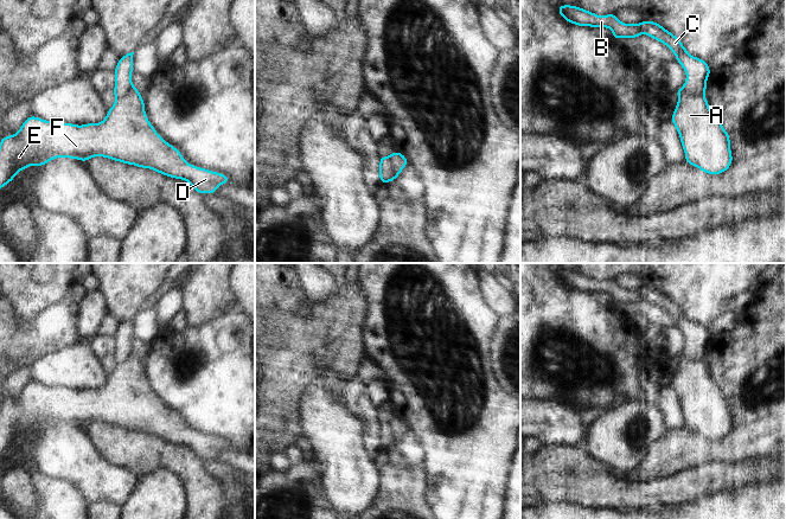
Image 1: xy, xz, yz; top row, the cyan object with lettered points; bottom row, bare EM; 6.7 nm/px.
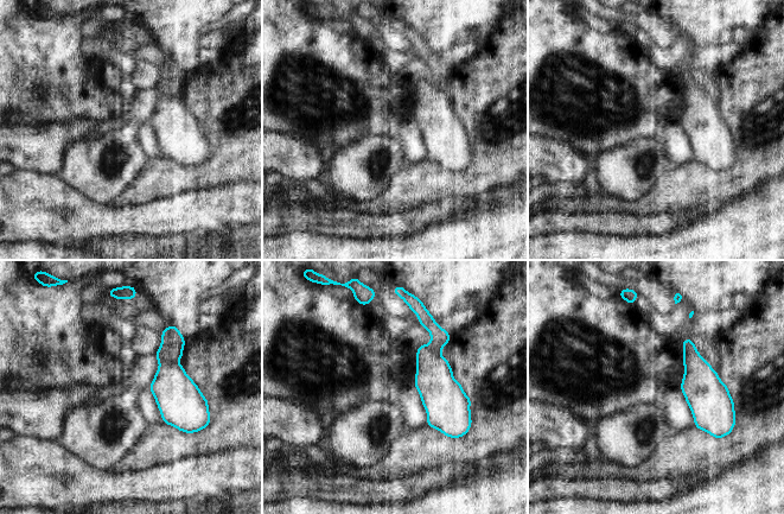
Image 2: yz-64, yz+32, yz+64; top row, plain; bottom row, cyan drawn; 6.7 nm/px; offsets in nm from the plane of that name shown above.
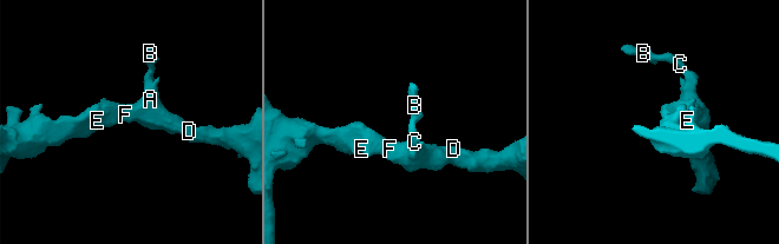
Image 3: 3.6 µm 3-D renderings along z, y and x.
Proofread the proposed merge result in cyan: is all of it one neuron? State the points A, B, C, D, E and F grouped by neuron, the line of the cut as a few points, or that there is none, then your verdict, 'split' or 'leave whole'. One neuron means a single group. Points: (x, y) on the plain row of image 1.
A D E F / B C; cut in yz along (683, 351), (690, 358), (703, 360); split

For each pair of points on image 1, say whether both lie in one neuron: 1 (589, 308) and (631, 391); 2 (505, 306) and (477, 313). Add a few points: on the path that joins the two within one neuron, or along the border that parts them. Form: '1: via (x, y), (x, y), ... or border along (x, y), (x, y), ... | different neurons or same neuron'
1: via (589, 328), (589, 332), (615, 359), (618, 371) | same neuron
2: border along (478, 284), (483, 301), (498, 316) | different neurons

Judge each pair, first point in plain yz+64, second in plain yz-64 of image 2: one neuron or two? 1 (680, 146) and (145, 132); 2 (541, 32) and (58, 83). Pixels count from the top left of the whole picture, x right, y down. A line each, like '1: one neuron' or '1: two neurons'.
1: one neuron
2: one neuron

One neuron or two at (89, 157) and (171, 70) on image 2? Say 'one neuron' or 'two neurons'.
one neuron

